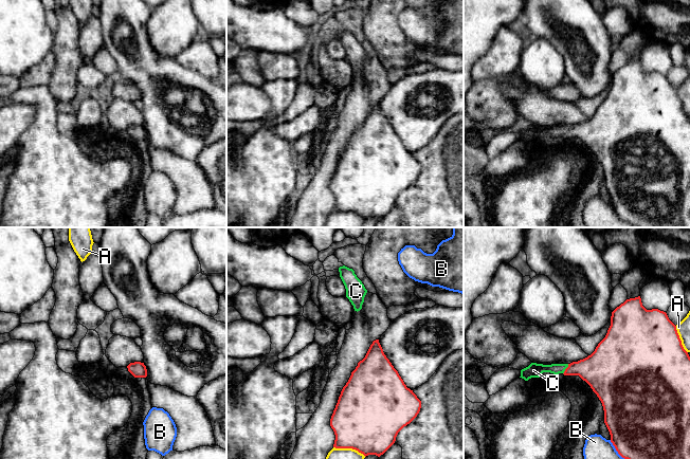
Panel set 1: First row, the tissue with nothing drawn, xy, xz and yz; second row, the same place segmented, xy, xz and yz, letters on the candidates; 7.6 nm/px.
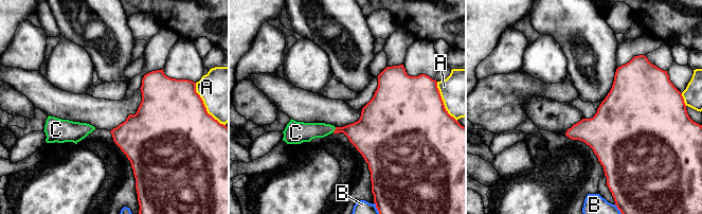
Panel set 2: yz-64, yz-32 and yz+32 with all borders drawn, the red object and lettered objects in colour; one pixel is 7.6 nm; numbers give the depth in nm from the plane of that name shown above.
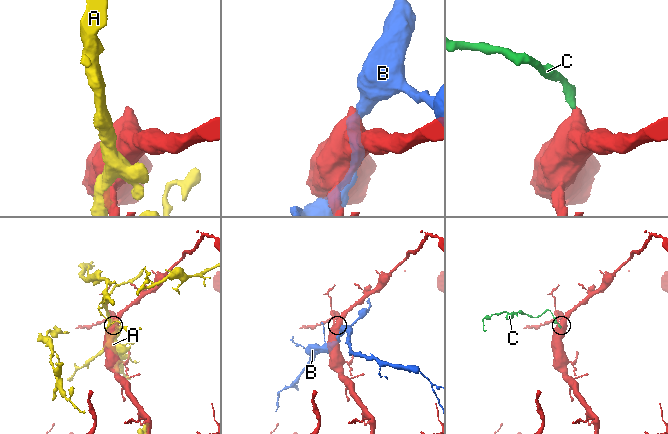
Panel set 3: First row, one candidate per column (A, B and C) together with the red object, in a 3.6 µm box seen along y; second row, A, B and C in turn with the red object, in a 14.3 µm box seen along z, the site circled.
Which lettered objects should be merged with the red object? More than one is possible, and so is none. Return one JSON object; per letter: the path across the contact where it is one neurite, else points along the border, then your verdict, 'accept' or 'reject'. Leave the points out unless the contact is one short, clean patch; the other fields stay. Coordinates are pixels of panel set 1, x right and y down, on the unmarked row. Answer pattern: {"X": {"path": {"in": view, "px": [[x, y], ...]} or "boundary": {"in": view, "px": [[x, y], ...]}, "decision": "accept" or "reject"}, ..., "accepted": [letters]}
{"A": {"decision": "reject"}, "B": {"decision": "reject"}, "C": {"path": {"in": "yz", "px": [[598, 133], [565, 132], [539, 131], [533, 133]]}, "decision": "accept"}, "accepted": ["C"]}

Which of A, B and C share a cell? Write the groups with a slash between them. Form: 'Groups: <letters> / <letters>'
Groups: A / B / C

